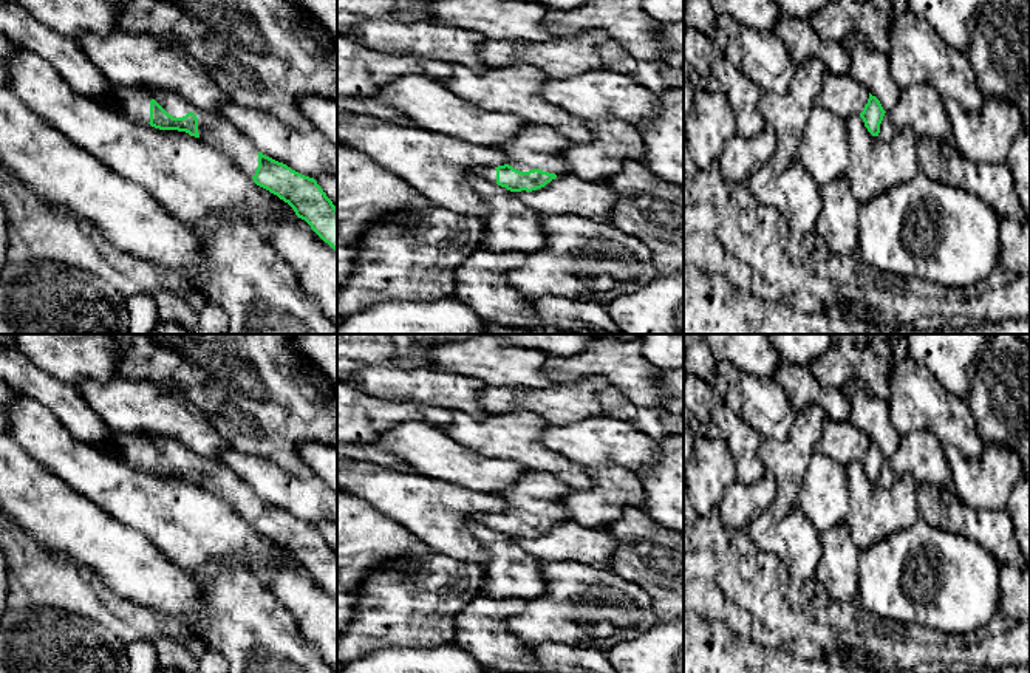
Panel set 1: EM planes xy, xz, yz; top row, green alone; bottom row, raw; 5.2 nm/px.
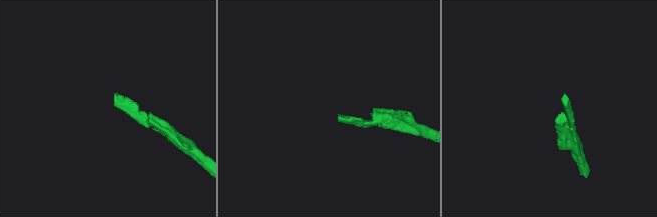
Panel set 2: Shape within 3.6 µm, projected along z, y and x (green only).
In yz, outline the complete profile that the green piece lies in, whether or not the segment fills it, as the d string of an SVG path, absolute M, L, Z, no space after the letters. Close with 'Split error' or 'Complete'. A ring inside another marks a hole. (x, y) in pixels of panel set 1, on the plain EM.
M824 418L817 450L841 466L858 461L872 483L878 483L885 456L880 447L849 421Z. Split error

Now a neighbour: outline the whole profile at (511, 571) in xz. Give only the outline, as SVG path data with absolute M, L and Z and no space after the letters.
M472 520L467 532L489 552L484 566L483 594L489 597L520 597L529 600L546 591L543 562L513 543L510 537Z

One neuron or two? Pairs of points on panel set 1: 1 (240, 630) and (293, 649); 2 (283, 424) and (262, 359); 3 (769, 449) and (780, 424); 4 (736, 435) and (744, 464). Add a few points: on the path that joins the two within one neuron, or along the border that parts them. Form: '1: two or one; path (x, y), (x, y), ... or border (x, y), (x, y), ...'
1: one; path (252, 627), (280, 649)
2: one; path (272, 409), (272, 399), (265, 392), (262, 375)
3: two; border (797, 412), (795, 421), (783, 440), (761, 440)
4: one; path (743, 443), (744, 457)

